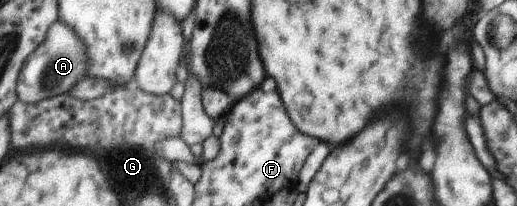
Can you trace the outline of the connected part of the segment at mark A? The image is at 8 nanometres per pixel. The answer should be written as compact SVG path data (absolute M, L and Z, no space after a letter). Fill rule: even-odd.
M56 20L46 39L23 65L17 85L19 99L38 104L45 99L68 94L82 79L88 77L87 47L85 41L64 20Z

